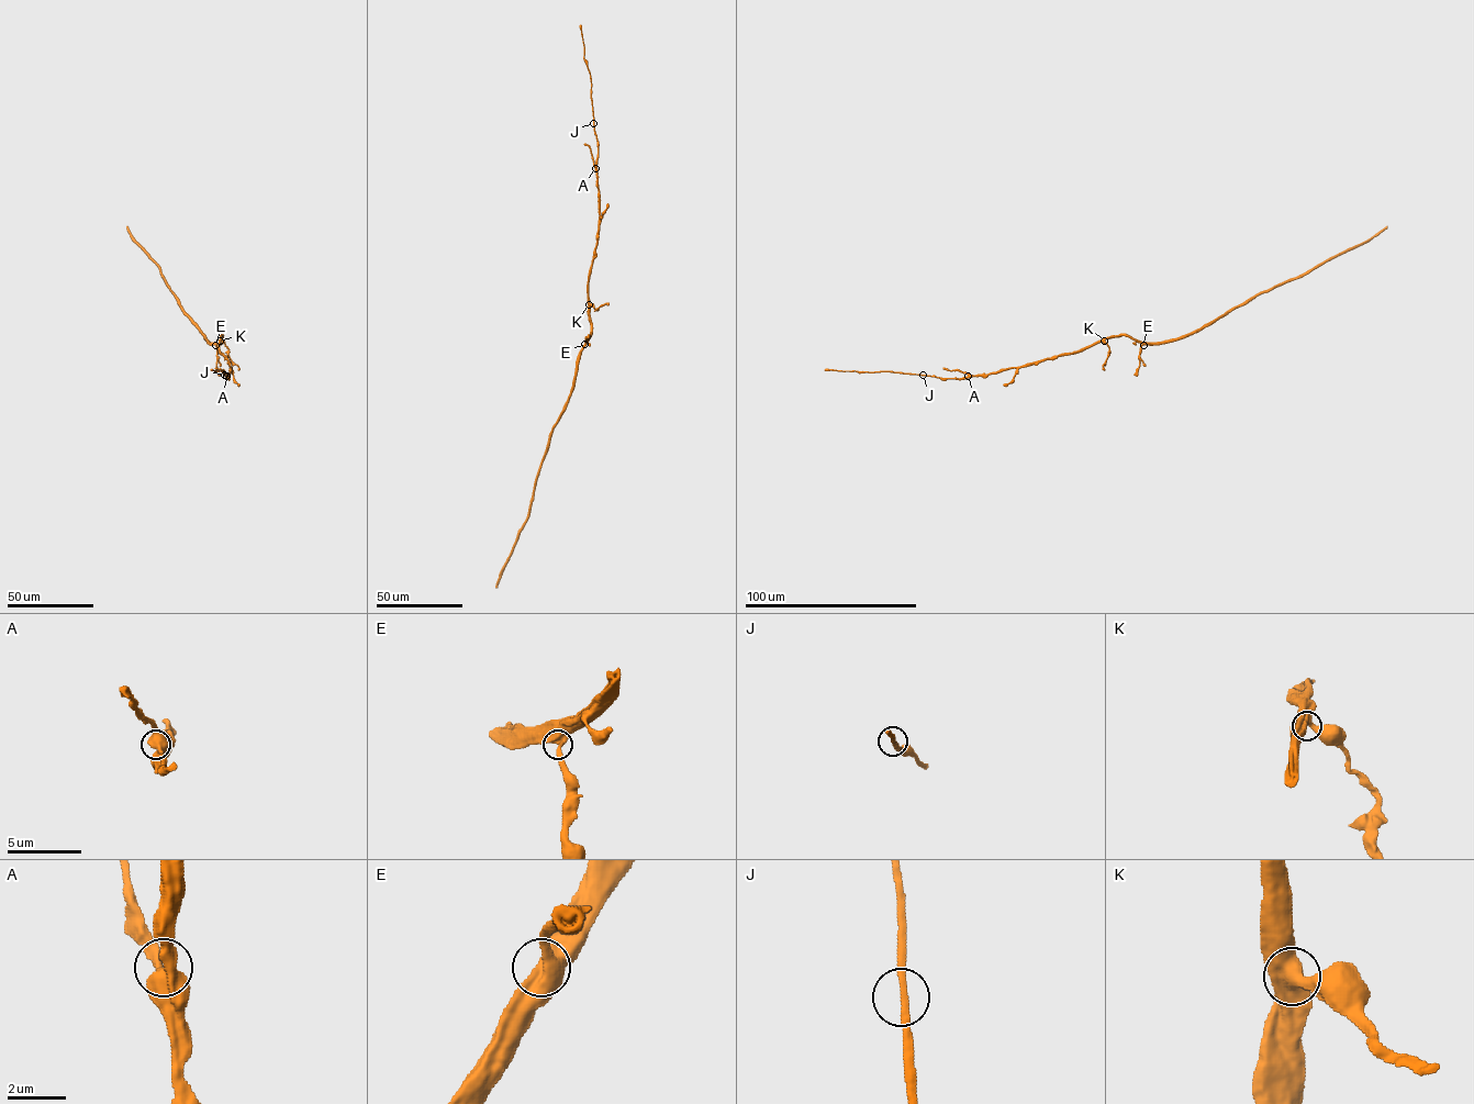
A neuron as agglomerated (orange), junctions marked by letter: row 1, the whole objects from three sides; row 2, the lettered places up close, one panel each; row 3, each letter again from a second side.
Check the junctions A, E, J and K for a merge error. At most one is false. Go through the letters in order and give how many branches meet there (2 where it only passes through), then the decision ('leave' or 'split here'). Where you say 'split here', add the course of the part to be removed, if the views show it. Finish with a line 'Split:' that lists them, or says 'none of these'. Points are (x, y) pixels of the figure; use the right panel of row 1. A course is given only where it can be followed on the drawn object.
A: 2 | leave
E: 2 | leave
J: 2 | leave
K: 2 | leave
Split: none of these

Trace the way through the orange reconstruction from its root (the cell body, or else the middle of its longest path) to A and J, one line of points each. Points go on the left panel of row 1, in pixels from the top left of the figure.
A: (222, 336), (220, 349), (230, 367), (226, 376)
J: (222, 336), (220, 349), (230, 367), (229, 378), (224, 375)

